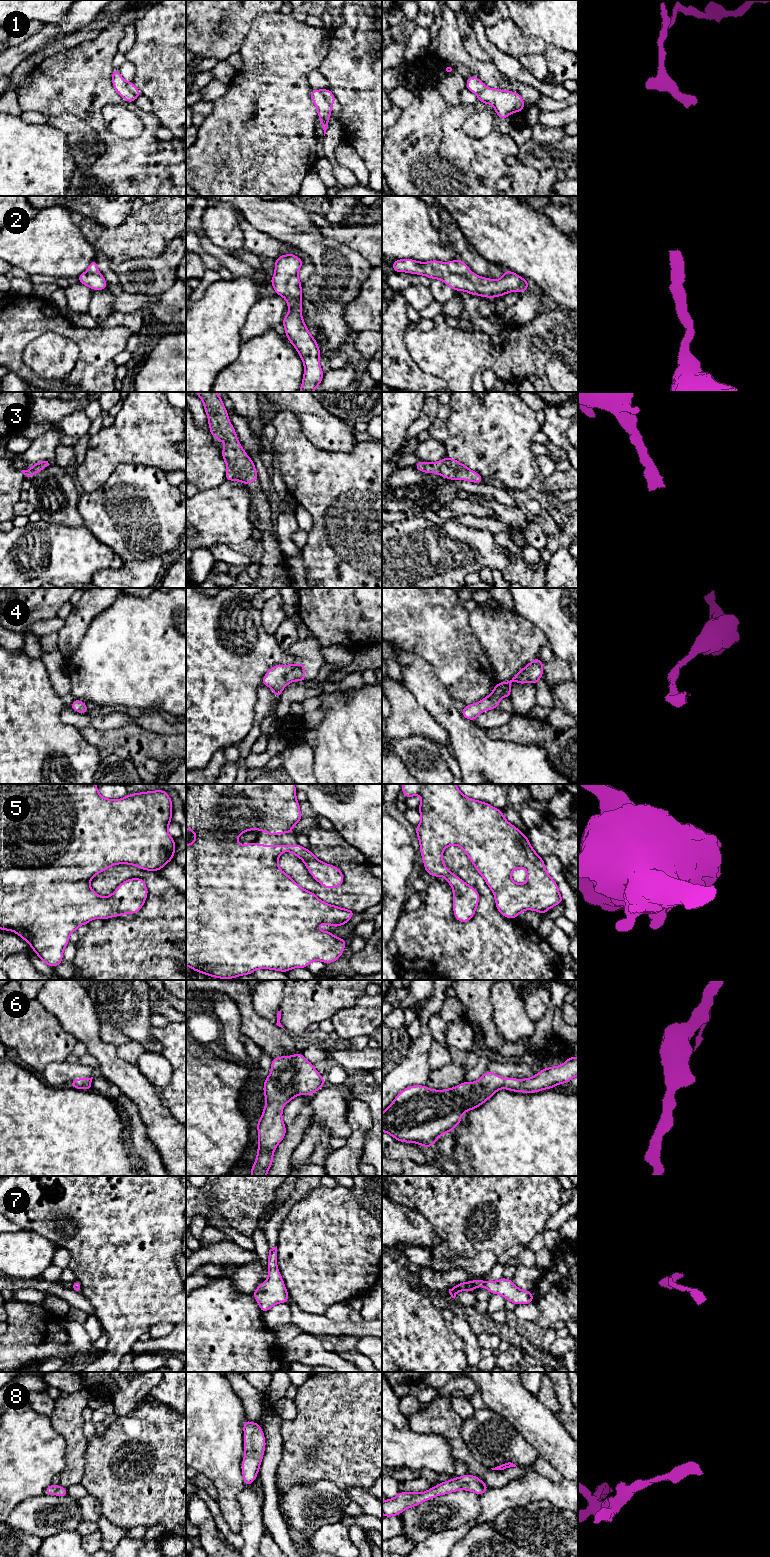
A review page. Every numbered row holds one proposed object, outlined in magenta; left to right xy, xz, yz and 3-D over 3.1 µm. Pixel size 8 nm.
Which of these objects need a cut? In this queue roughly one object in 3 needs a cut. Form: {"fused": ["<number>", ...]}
{"fused": ["1"]}

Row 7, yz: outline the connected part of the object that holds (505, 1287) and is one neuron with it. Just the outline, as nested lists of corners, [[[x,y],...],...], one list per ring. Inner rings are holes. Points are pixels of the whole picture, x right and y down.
[[[504,1277],[497,1281],[475,1279],[462,1282],[449,1289],[449,1293],[455,1299],[459,1291],[470,1291],[473,1293],[476,1287],[486,1288],[490,1293],[501,1295],[515,1305],[531,1304],[534,1301],[532,1291],[519,1289],[512,1280]]]

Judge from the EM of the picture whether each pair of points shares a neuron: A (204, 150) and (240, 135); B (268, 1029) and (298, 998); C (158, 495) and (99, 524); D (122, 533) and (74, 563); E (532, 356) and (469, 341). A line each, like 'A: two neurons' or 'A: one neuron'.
A: one neuron
B: two neurons
C: one neuron
D: two neurons
E: one neuron

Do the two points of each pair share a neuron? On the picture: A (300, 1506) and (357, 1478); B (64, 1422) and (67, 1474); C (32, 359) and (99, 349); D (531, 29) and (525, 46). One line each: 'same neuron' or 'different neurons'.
A: different neurons
B: same neuron
C: different neurons
D: different neurons

